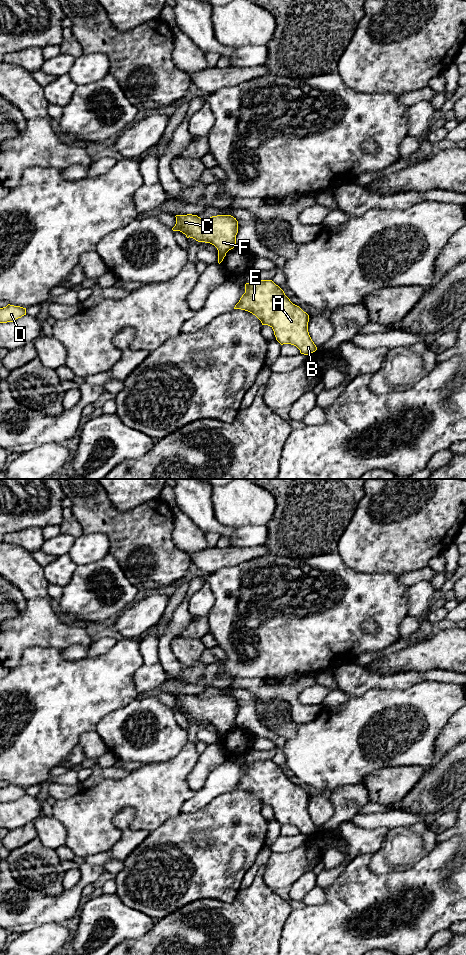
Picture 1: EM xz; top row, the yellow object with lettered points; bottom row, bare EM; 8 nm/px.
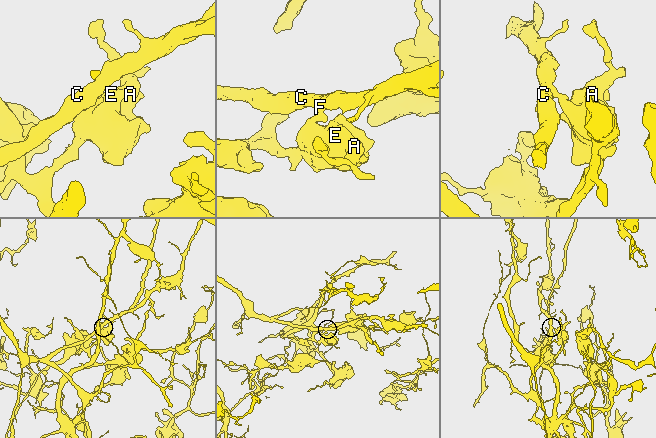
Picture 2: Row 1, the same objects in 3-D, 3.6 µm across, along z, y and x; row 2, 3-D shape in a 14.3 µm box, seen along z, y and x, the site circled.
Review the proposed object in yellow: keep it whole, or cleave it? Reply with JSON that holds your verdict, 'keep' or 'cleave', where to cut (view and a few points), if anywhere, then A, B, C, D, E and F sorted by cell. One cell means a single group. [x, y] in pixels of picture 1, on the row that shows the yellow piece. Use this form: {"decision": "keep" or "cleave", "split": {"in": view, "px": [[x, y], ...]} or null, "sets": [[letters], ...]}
{"decision": "cleave", "split": {"in": "xz", "px": [[218, 251], [225, 253]]}, "sets": [["A", "B", "D", "E"], ["C", "F"]]}

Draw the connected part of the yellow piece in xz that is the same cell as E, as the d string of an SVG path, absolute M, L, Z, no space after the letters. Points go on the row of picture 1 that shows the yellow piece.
M260 280L245 284L245 293L235 305L234 309L248 311L255 315L262 325L270 326L281 344L296 346L301 354L310 355L317 350L308 332L309 315L299 306L293 304L284 291L272 280Z

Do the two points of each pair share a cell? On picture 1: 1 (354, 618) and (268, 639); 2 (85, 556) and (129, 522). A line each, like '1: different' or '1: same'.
1: same
2: different

